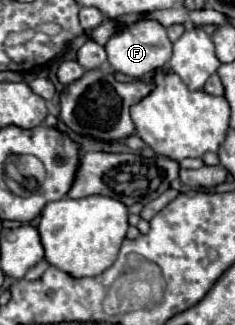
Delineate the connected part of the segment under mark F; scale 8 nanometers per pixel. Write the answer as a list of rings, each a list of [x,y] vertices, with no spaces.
[[[142,20],[140,24],[130,24],[128,28],[124,28],[120,34],[112,36],[106,44],[106,54],[108,54],[108,62],[110,66],[126,76],[136,76],[142,78],[148,72],[152,72],[154,68],[160,68],[164,64],[168,64],[170,56],[172,56],[172,42],[166,36],[166,28],[160,26],[154,20]]]

